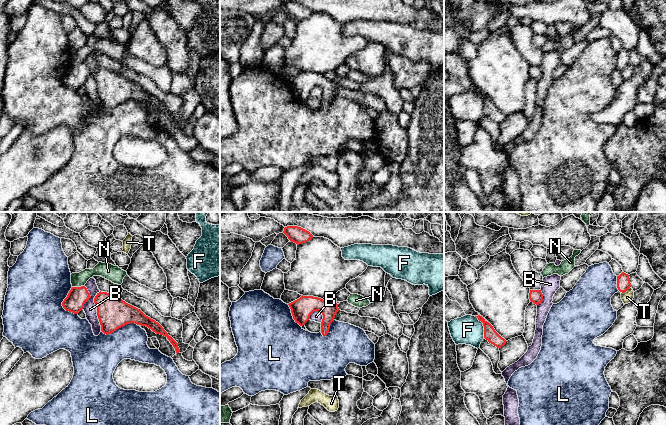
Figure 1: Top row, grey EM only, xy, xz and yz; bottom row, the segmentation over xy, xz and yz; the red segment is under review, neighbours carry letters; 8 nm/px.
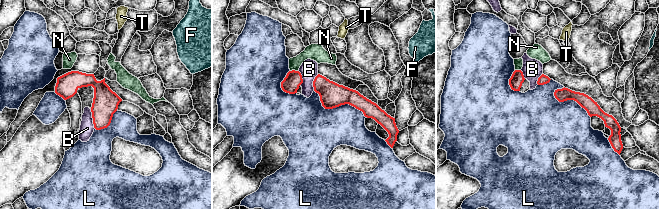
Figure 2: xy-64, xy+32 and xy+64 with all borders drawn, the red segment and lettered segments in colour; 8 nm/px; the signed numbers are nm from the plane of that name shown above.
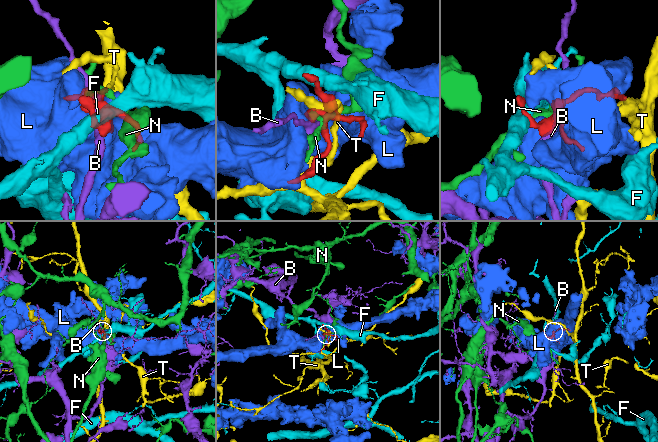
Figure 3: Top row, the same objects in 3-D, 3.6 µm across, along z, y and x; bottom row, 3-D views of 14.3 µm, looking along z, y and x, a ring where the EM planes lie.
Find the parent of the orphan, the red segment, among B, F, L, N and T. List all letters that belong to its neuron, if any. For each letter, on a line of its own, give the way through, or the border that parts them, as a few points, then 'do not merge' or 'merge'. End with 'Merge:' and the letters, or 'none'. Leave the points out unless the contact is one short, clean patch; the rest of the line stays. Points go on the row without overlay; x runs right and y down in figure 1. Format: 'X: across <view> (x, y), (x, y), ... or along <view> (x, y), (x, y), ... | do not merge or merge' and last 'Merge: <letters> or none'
B: do not merge
F: along yz (474, 92), (482, 99), (484, 113) | do not merge
L: merge
N: along xy (84, 61), (72, 63) | do not merge
T: do not merge
Merge: L

